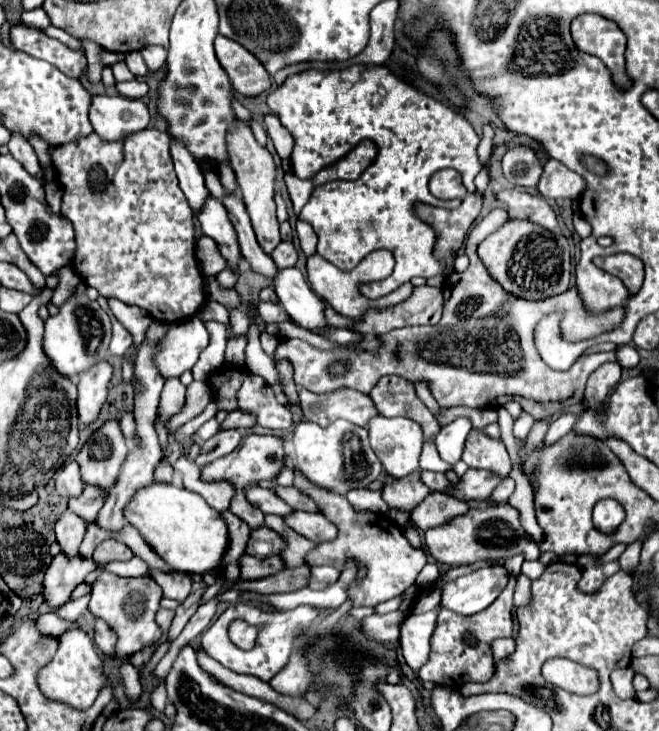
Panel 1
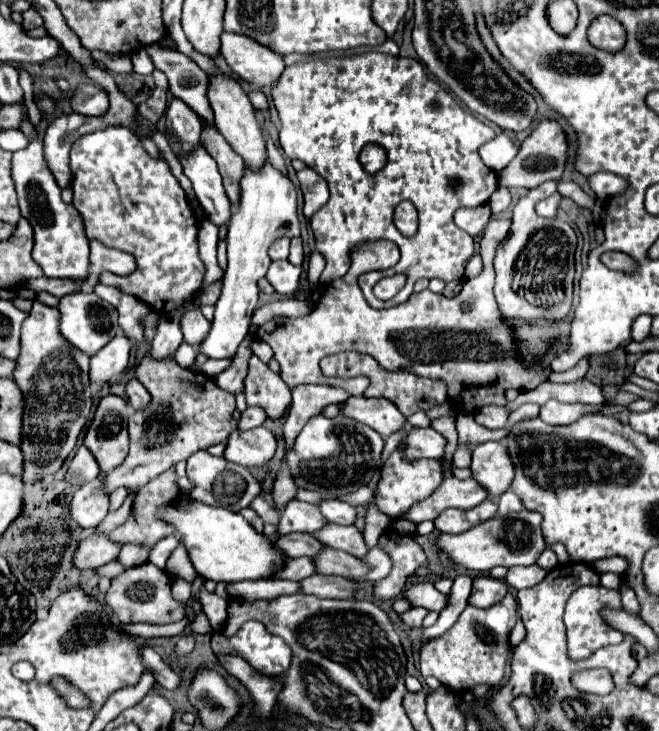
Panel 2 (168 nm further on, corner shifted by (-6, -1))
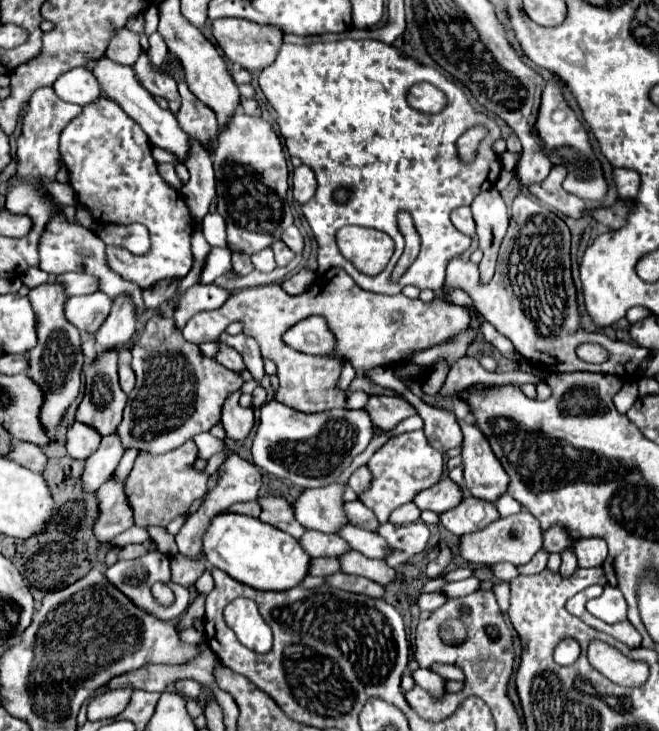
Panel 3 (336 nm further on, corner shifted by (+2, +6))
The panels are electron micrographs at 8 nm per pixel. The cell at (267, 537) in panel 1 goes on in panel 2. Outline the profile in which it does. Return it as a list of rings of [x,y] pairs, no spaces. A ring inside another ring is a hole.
[[[285,534],[277,538],[277,548],[281,548],[287,556],[317,556],[325,548],[323,542],[319,542],[313,534]]]

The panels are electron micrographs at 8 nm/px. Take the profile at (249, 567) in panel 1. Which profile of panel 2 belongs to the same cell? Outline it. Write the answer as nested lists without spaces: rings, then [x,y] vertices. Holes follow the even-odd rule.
[[[289,558],[289,560],[285,560],[285,566],[281,568],[281,572],[277,572],[275,576],[281,580],[299,582],[313,574],[317,574],[317,570],[315,570],[315,564],[311,558]]]

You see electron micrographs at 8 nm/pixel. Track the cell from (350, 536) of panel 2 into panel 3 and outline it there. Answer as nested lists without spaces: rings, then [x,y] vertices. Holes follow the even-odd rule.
[[[343,525],[337,535],[347,541],[347,545],[359,553],[363,553],[365,557],[375,557],[375,559],[383,559],[389,553],[389,547],[385,543],[383,537],[379,537],[373,531],[365,531],[365,529],[357,529],[355,525]]]

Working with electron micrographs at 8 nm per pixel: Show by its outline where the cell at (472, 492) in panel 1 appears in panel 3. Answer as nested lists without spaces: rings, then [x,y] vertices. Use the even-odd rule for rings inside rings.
[[[449,477],[441,479],[437,485],[421,491],[415,495],[413,503],[423,511],[433,511],[433,513],[445,513],[449,509],[453,509],[455,505],[459,505],[463,501],[463,489],[453,483]]]

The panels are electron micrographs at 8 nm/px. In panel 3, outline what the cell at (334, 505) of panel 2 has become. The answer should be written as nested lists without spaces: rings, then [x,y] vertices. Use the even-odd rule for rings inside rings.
[[[357,499],[357,501],[345,501],[343,503],[345,509],[345,517],[349,519],[351,525],[367,529],[367,531],[375,531],[379,521],[373,517],[373,513],[369,513],[369,509],[365,509],[365,505]]]

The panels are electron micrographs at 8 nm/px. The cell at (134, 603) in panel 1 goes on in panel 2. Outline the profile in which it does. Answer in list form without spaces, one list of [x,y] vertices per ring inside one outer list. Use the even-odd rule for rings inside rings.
[[[151,562],[125,570],[121,576],[111,580],[111,588],[105,594],[105,604],[121,622],[149,622],[149,624],[171,624],[187,616],[187,604],[177,602],[171,596],[171,576]]]

